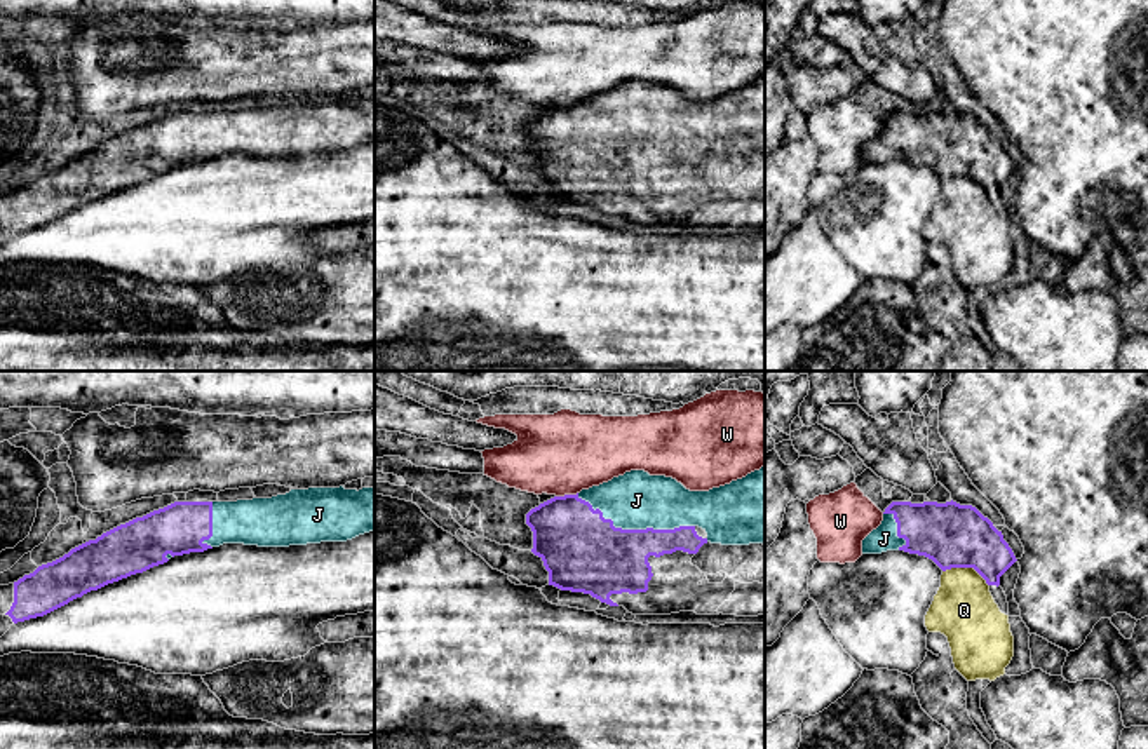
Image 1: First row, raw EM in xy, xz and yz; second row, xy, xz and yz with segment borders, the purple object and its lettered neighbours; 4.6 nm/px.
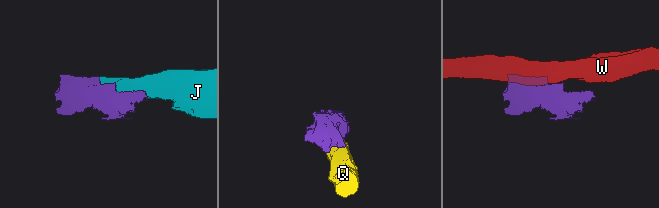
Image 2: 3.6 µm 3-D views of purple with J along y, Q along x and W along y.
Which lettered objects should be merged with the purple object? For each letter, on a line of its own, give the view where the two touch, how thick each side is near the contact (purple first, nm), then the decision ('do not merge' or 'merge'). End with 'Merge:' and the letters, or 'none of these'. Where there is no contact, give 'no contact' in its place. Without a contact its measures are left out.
J: contact in xz; calibres 360 and 280 nm; merge
Q: contact in yz; calibres 300 and 300 nm; do not merge
W: contact in xz; calibres 360 and 380 nm; do not merge
Merge: J

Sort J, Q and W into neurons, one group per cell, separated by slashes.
J / Q / W

